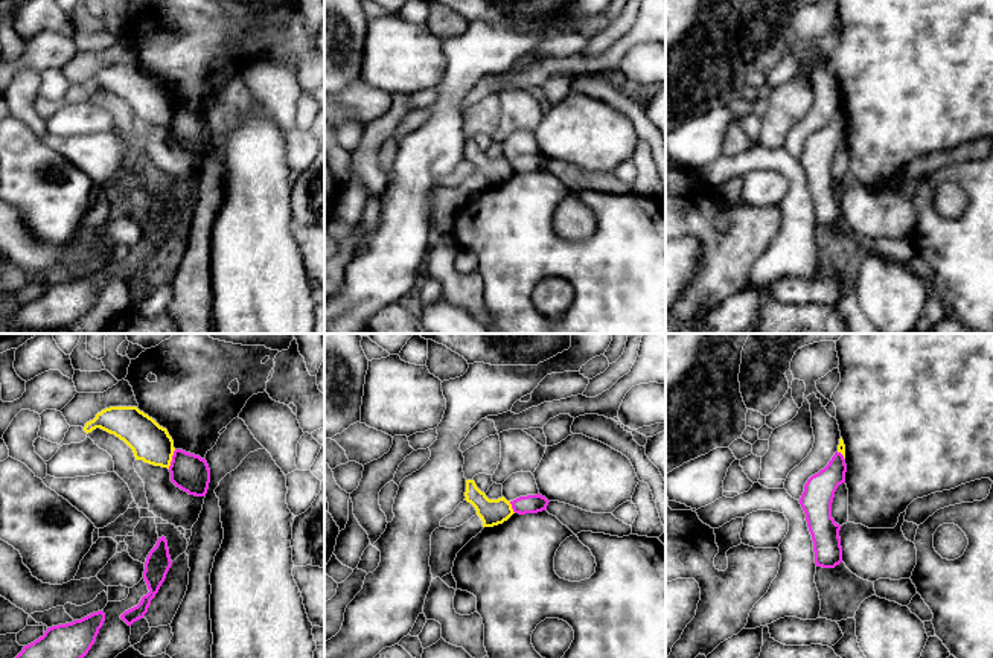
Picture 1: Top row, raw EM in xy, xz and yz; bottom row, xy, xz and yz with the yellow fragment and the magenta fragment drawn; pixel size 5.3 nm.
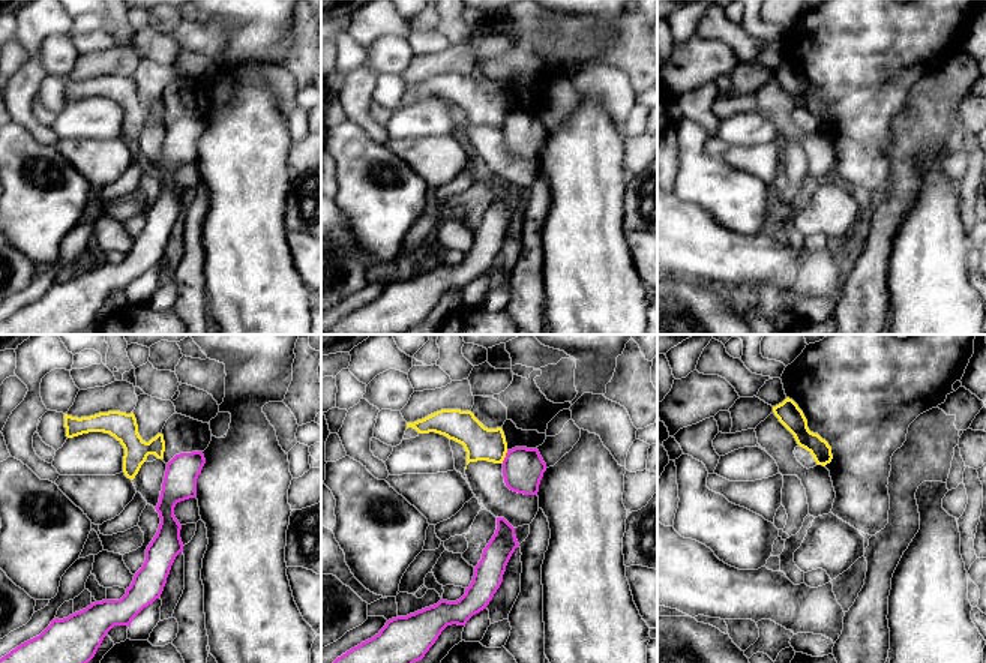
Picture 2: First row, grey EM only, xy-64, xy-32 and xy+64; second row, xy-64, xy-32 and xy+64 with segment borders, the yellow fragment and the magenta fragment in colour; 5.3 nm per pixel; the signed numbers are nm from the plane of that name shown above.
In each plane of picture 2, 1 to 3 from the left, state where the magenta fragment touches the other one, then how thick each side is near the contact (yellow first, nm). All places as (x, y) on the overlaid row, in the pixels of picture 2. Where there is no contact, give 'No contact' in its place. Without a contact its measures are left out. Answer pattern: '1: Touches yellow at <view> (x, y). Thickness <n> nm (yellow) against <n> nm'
1: No contact
2: Touches yellow at xy-32 (505, 456). Thickness 180 nm (yellow) against 220 nm
3: No contact

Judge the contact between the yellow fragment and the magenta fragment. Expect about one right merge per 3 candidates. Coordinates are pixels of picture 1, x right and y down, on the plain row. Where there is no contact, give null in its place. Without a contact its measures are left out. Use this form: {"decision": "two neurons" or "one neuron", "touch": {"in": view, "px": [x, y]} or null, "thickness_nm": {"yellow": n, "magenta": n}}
{"decision": "two neurons", "touch": {"in": "xy", "px": [171, 118]}, "thickness_nm": {"yellow": 200, "magenta": 200}}

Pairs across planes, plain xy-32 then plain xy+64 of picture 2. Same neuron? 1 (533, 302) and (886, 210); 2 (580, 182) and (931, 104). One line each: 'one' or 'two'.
1: one
2: two

